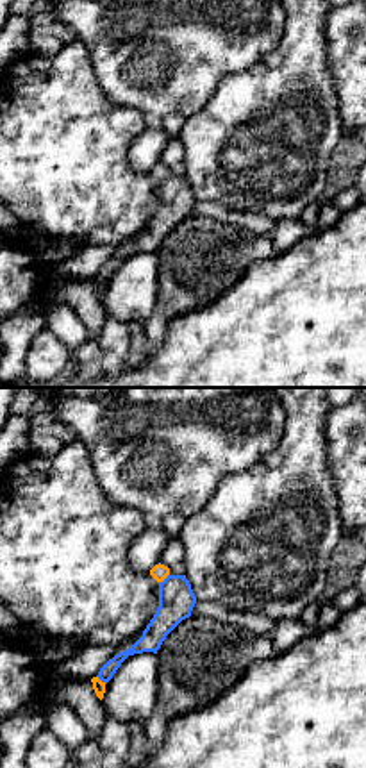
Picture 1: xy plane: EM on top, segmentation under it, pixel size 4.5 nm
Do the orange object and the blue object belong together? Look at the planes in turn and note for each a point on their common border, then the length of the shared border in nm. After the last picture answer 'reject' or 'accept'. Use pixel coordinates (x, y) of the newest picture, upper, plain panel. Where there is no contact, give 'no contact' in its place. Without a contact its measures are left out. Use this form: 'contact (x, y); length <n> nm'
contact (163, 179); length 60 nm

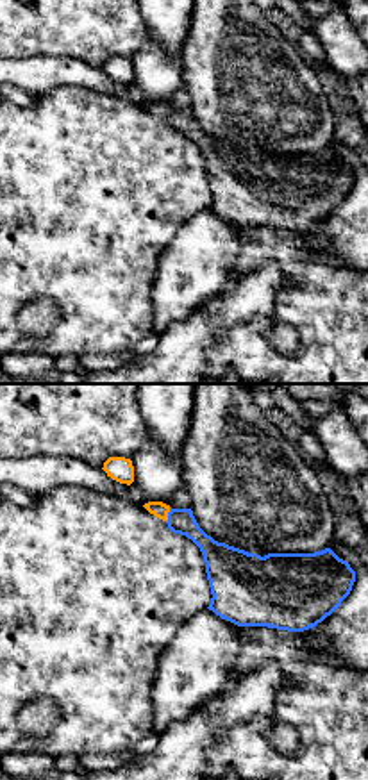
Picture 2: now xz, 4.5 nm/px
contact (167, 115); length 70 nm

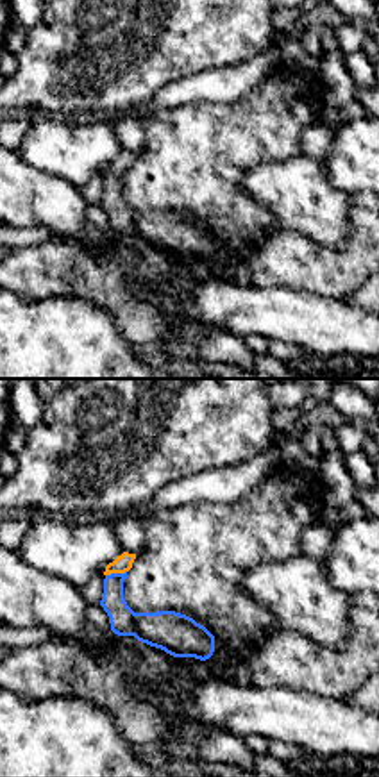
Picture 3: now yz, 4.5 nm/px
contact (115, 172); length 100 nm

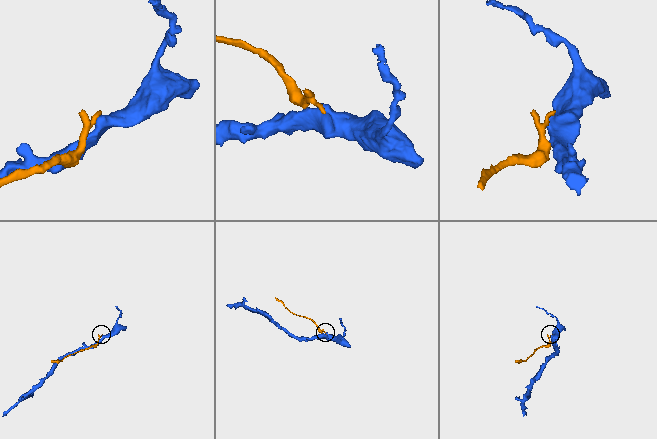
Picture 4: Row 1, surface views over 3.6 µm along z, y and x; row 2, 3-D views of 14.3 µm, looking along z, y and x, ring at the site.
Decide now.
reject

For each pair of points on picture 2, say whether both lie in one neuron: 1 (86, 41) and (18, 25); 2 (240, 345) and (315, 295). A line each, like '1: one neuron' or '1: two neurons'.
1: one neuron
2: one neuron

